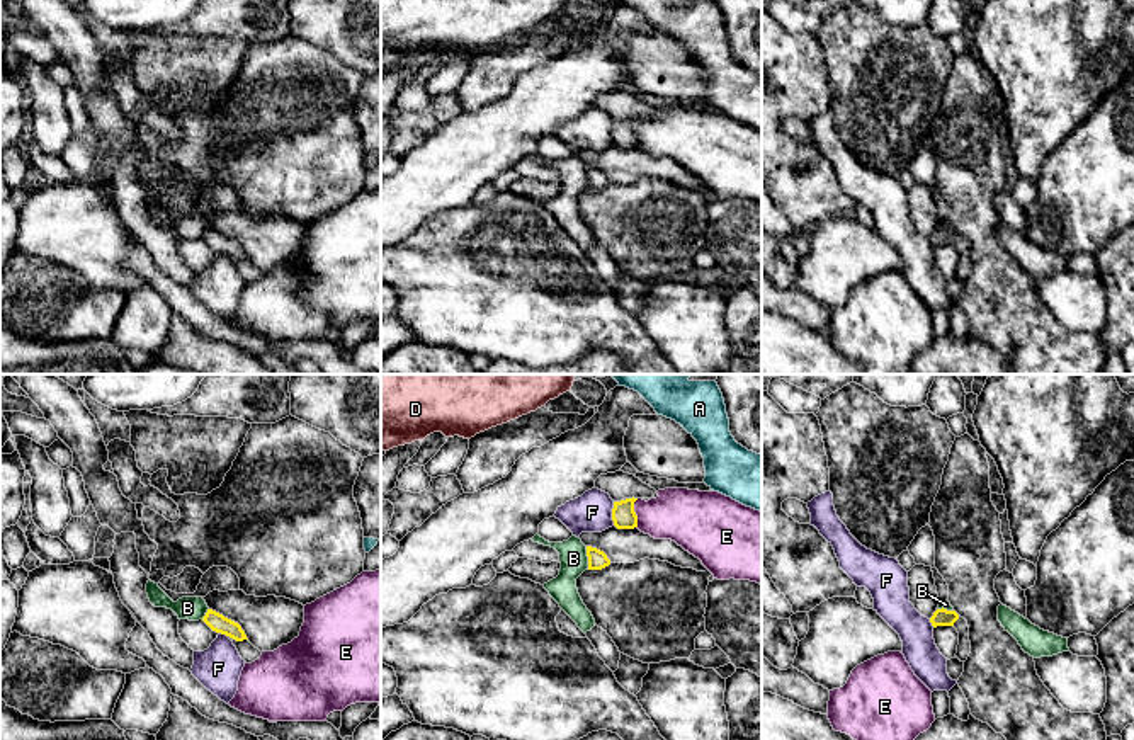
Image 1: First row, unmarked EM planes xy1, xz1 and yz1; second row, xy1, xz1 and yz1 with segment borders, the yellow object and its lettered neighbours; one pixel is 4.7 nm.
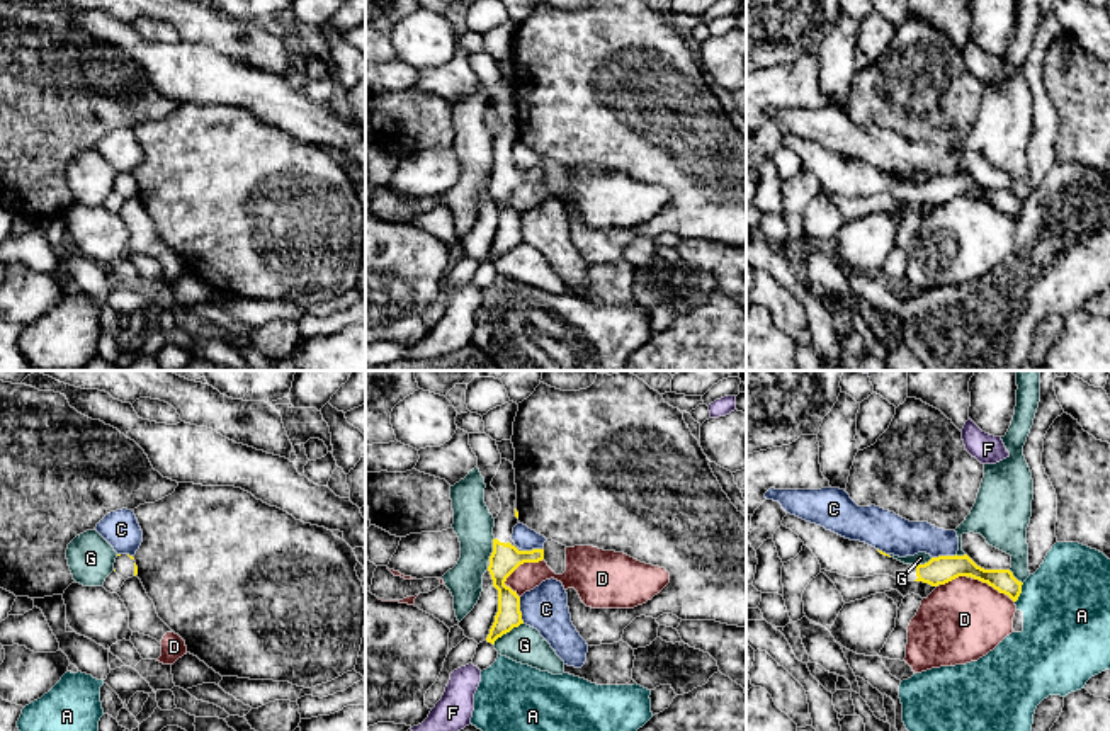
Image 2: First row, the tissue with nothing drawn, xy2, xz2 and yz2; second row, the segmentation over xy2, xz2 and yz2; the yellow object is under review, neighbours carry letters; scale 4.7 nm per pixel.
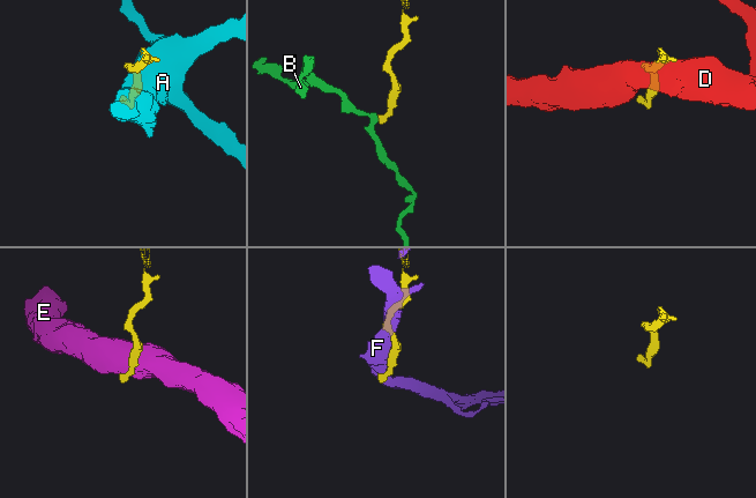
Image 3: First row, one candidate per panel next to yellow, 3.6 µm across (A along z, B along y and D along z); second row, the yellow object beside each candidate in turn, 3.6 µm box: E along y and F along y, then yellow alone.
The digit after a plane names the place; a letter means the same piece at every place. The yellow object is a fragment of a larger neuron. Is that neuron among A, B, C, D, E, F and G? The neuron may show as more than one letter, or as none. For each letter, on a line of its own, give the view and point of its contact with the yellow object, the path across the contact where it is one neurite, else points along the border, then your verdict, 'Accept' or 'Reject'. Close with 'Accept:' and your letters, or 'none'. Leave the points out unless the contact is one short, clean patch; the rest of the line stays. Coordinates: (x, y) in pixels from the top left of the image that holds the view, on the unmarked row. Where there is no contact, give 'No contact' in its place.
A: Touches yellow at yz2 (1019, 213). Reject
B: Touches yellow at xz1 (589, 177). Boundary: xz1 (585, 165), (589, 187). Reject
C: Touches yellow at xz2 (519, 230). Reject
D: Touches yellow at xz2 (522, 182). Reject
E: Touches yellow at xz1 (635, 131). Boundary: xz1 (638, 118), (635, 121), (636, 145). Reject
F: Touches yellow at xz1 (612, 133). Reject
G: Touches yellow at xz2 (507, 250). Reject
Accept: none

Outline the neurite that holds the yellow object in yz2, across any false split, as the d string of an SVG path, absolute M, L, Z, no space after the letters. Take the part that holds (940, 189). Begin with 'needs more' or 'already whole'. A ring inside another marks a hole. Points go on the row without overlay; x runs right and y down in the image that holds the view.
needs more | M790 133L784 136L782 144L796 151L813 170L821 189L848 197L889 194L899 201L923 201L938 206L959 196L971 196L1008 214L1013 221L1022 212L1023 202L1010 189L984 189L967 173L938 175L925 184L904 184L865 162L845 158Z

